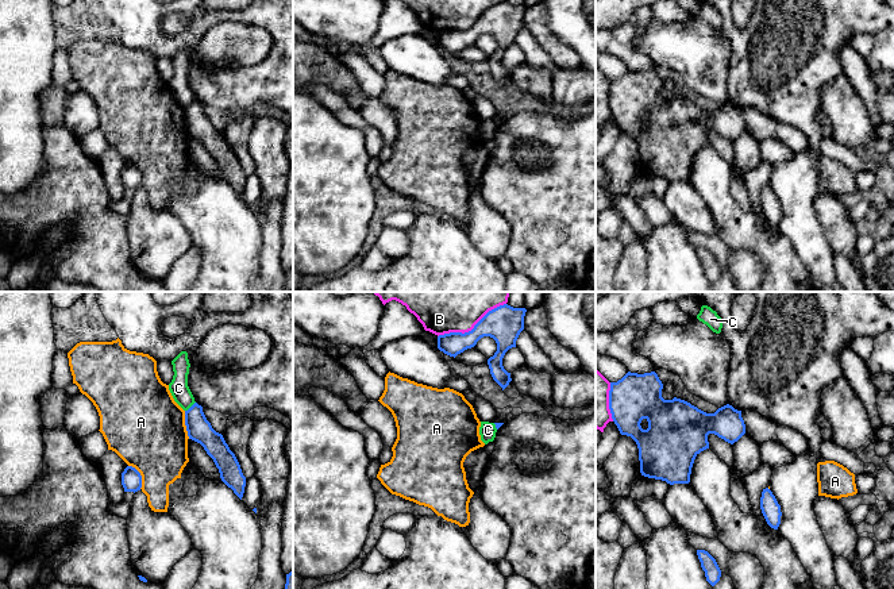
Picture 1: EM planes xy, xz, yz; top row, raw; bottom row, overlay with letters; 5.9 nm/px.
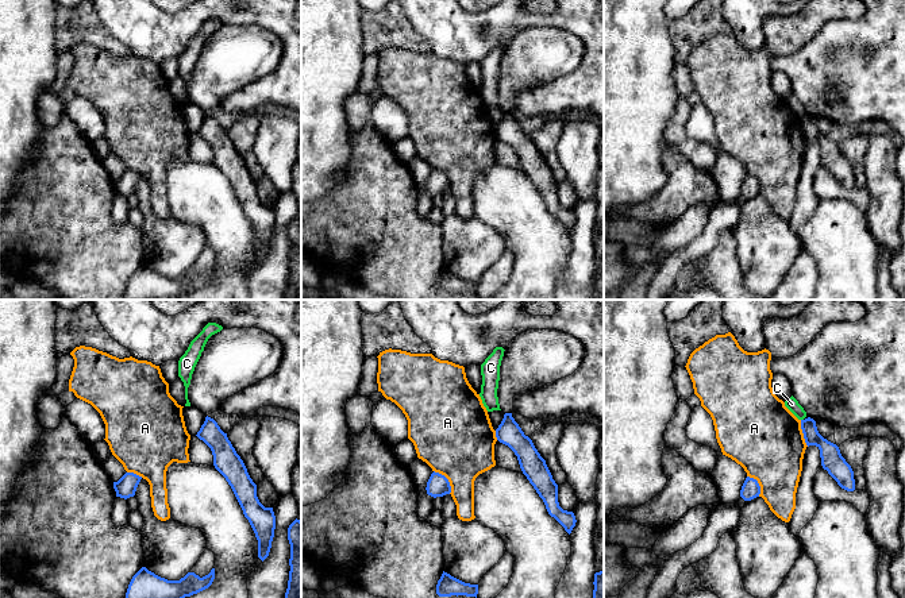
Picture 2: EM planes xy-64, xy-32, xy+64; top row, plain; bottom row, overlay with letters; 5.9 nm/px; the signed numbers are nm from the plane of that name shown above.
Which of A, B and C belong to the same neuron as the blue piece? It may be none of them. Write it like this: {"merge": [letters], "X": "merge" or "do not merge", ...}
{"merge": [], "A": "do not merge", "B": "do not merge", "C": "do not merge"}

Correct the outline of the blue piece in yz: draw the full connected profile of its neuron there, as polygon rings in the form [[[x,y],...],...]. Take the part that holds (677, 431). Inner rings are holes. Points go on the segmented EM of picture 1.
[[[628,372],[617,382],[610,382],[609,409],[620,434],[631,436],[637,444],[641,476],[670,485],[689,484],[695,457],[709,449],[708,435],[714,434],[733,444],[745,434],[745,424],[741,411],[729,404],[706,413],[677,397],[664,400],[662,389],[663,384],[655,372]]]

